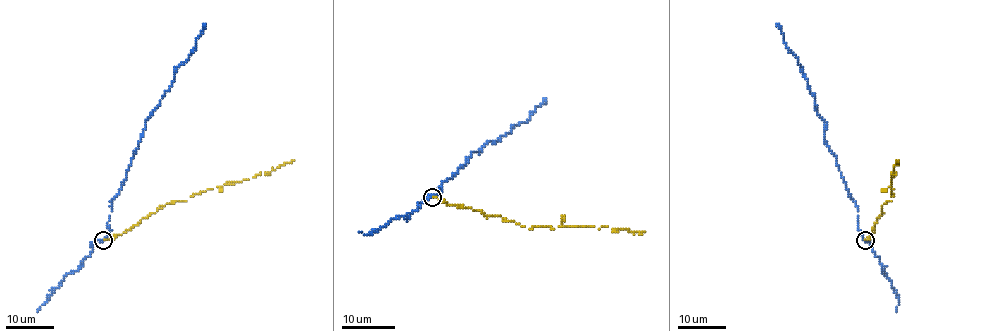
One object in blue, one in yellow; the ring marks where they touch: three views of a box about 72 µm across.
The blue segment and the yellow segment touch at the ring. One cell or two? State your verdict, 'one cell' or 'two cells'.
two cells

